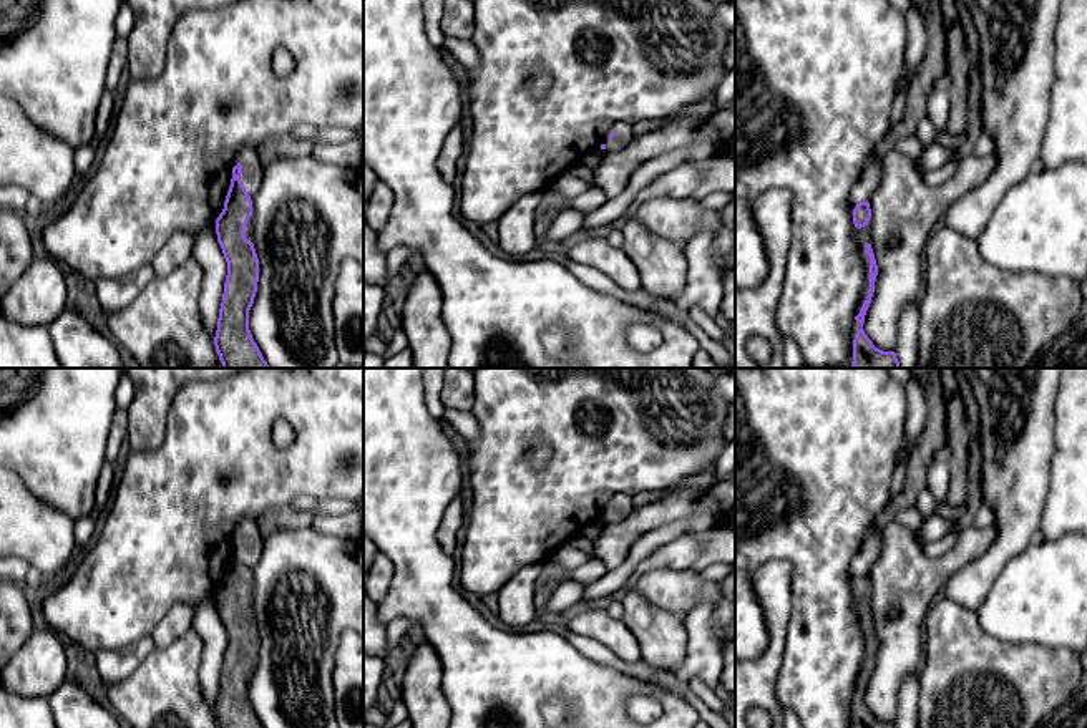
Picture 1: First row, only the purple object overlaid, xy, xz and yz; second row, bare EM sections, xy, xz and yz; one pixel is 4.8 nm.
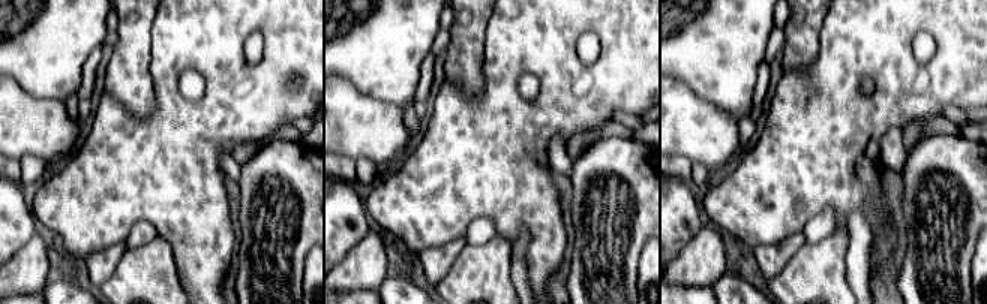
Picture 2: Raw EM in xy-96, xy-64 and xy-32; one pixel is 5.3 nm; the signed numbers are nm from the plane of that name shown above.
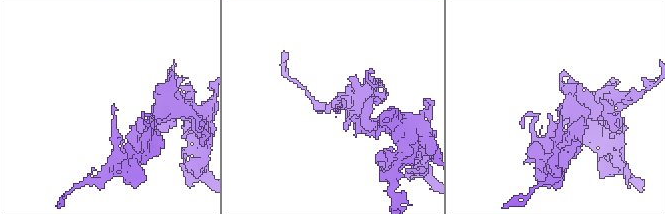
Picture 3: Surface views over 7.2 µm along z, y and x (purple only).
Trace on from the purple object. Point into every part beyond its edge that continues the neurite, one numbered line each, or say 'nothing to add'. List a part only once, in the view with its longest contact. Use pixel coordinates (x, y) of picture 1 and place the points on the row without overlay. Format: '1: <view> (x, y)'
1: yz (863, 607)

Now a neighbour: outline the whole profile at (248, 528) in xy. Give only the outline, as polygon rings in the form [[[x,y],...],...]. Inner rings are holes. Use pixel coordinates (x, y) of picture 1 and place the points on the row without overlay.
[[[242,516],[232,532],[232,539],[237,536],[242,537],[239,551],[244,554],[247,565],[252,569],[262,554],[262,532],[256,519]]]

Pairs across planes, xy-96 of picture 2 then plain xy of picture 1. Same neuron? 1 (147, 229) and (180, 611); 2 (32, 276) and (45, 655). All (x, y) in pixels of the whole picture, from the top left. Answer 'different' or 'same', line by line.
1: same
2: same

